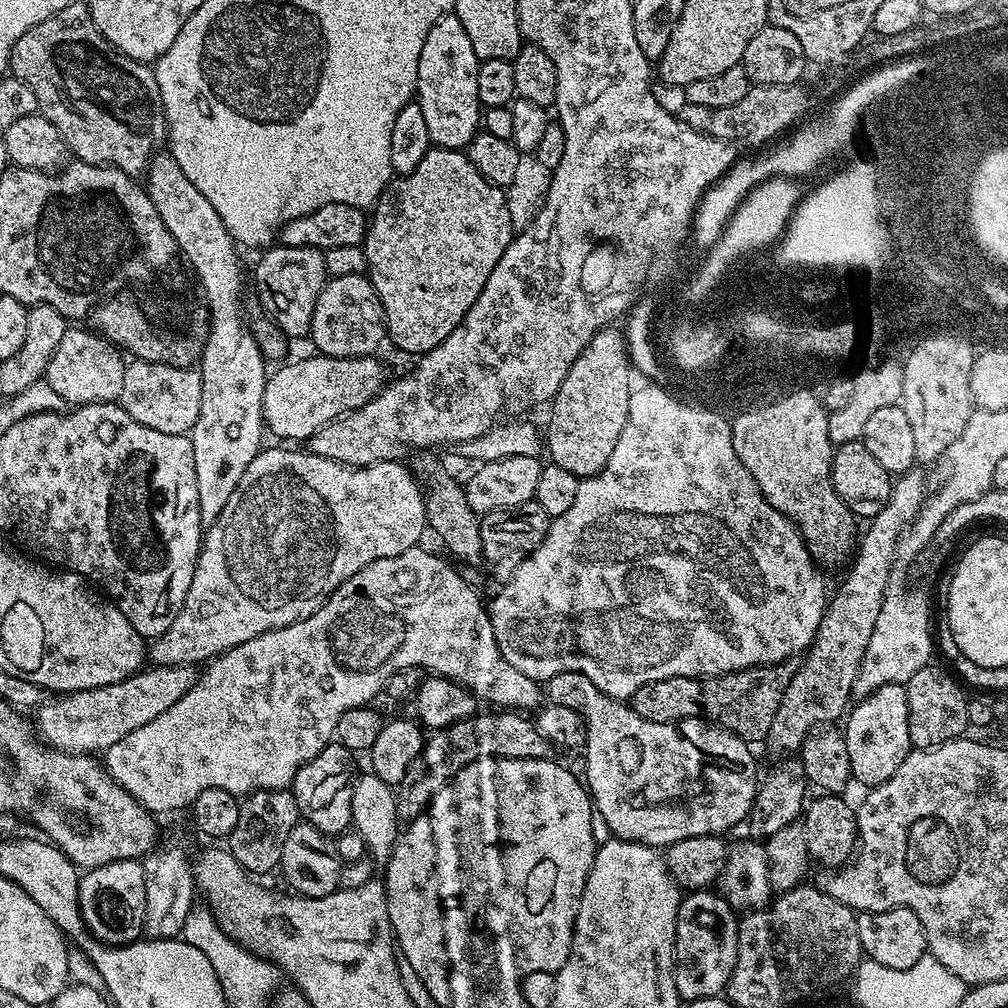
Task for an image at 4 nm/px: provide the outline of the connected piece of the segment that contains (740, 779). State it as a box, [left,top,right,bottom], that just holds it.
[574,688,758,846]

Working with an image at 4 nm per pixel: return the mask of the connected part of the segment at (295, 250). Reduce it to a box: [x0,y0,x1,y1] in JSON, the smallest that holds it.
[256,244,330,337]

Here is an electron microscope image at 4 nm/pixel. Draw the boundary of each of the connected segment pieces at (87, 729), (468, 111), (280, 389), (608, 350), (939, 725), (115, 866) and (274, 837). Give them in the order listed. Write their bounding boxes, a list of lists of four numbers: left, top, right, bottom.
[[35,666,193,754],[414,14,482,149],[262,354,386,440],[546,326,634,478],[904,662,970,749],[80,859,148,946],[226,790,297,874]]

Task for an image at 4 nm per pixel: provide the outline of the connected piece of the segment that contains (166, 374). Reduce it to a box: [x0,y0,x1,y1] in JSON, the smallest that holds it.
[118,359,204,436]

